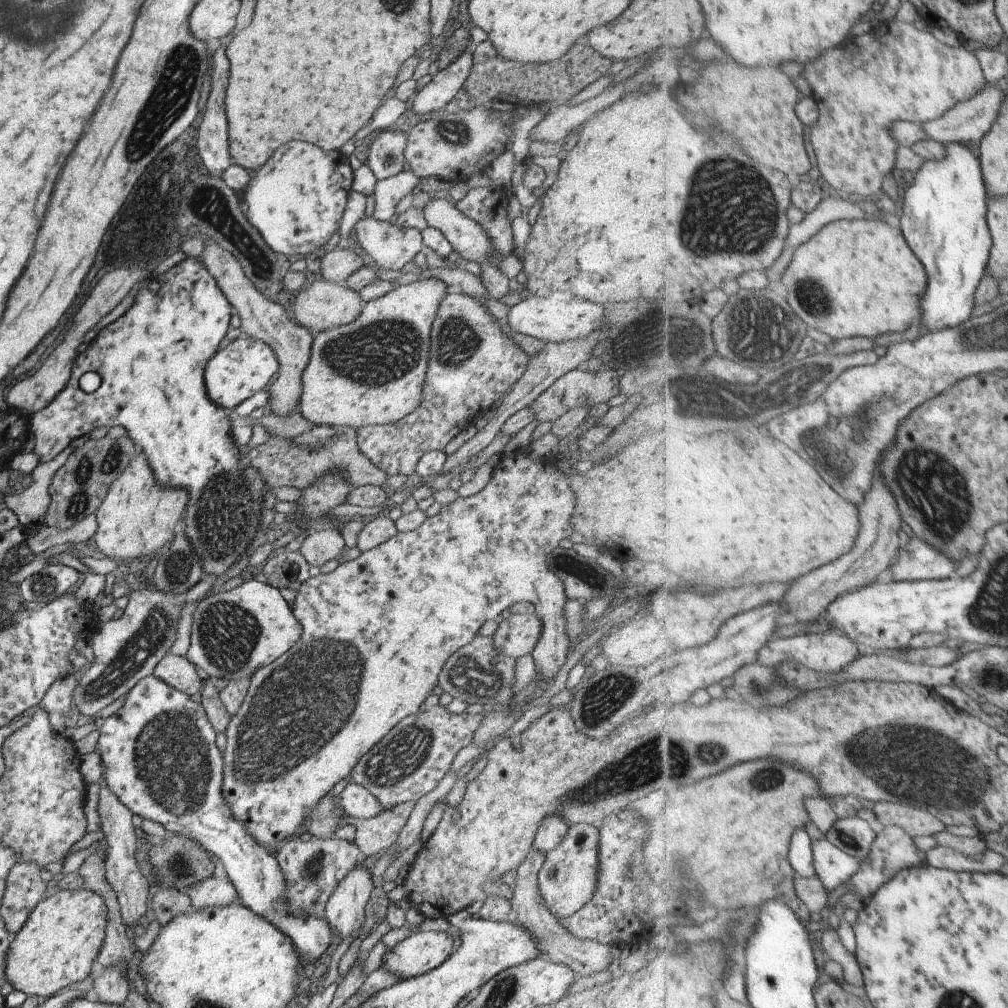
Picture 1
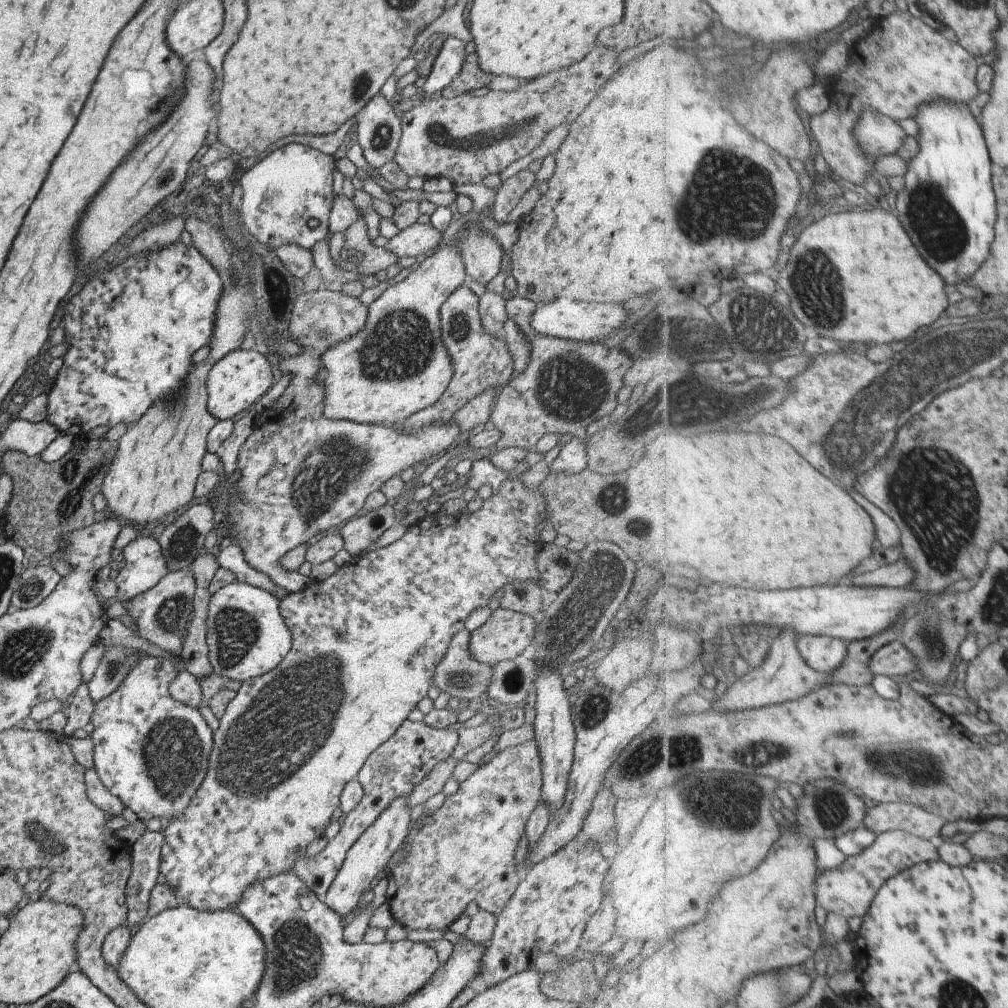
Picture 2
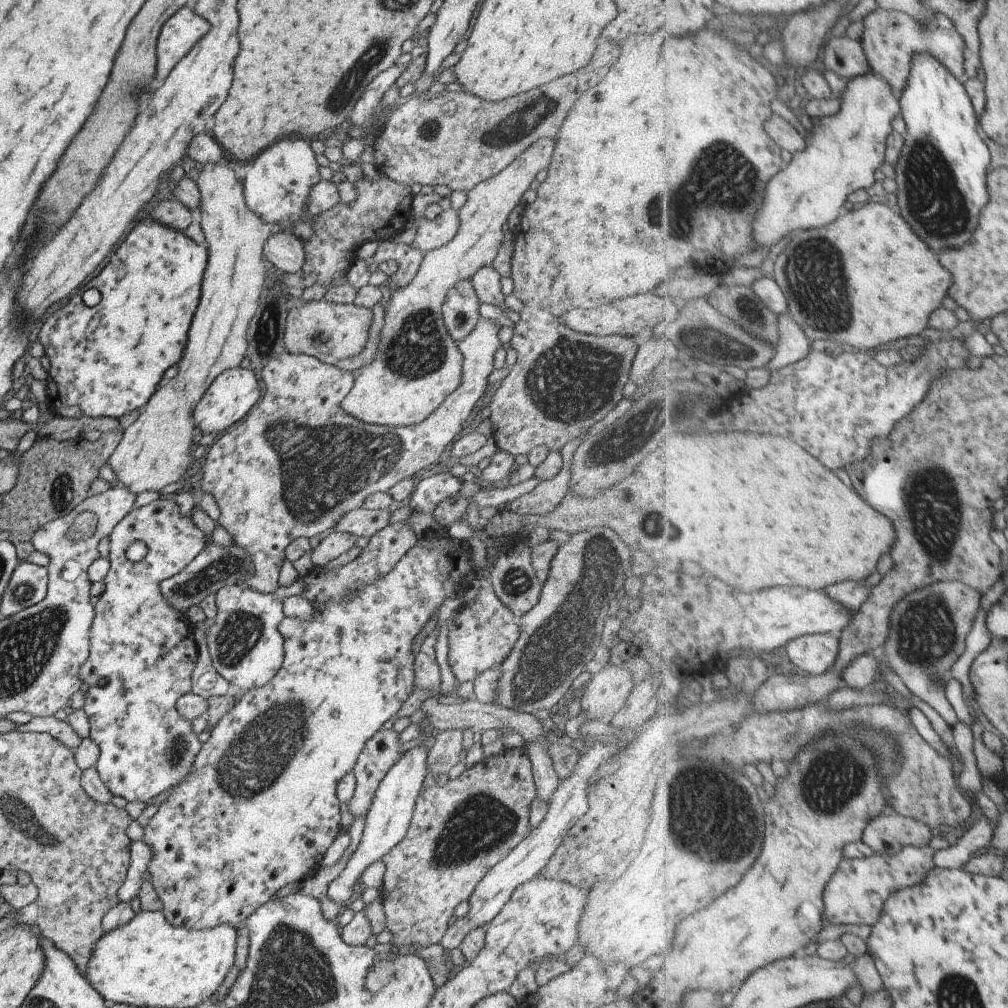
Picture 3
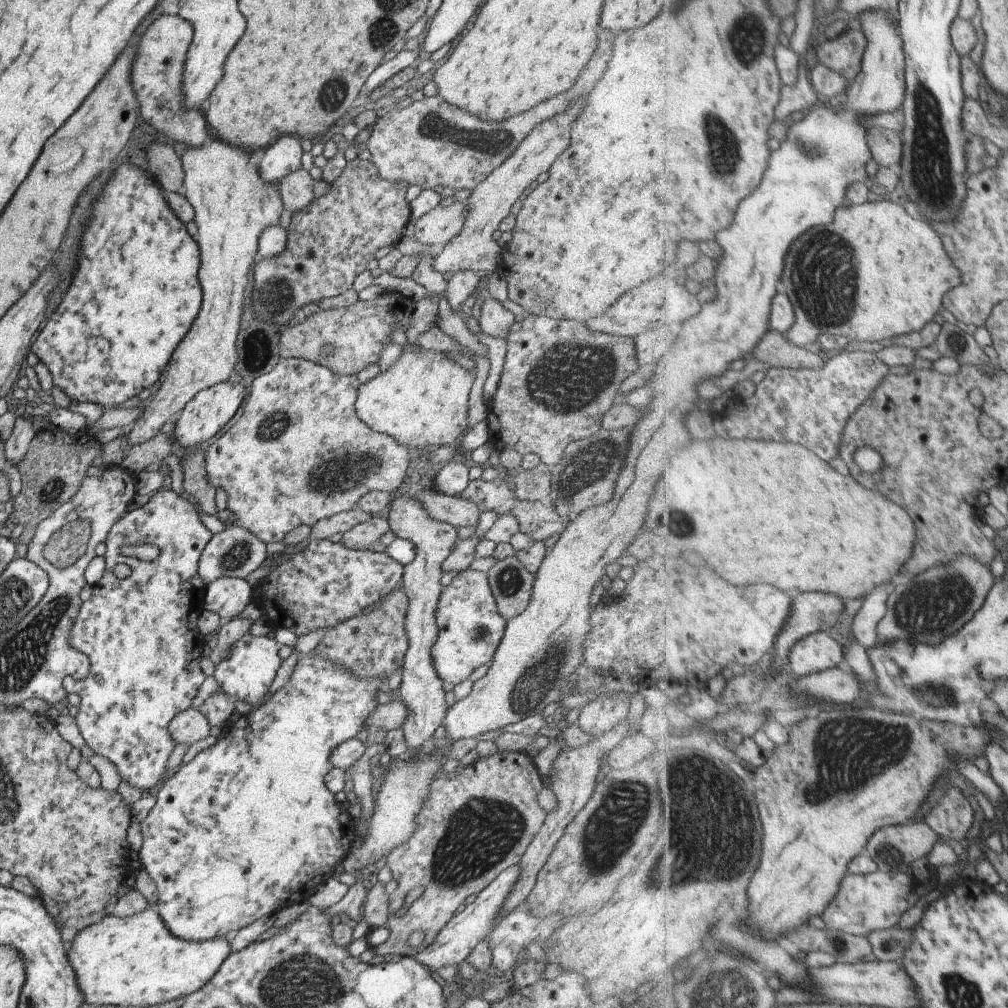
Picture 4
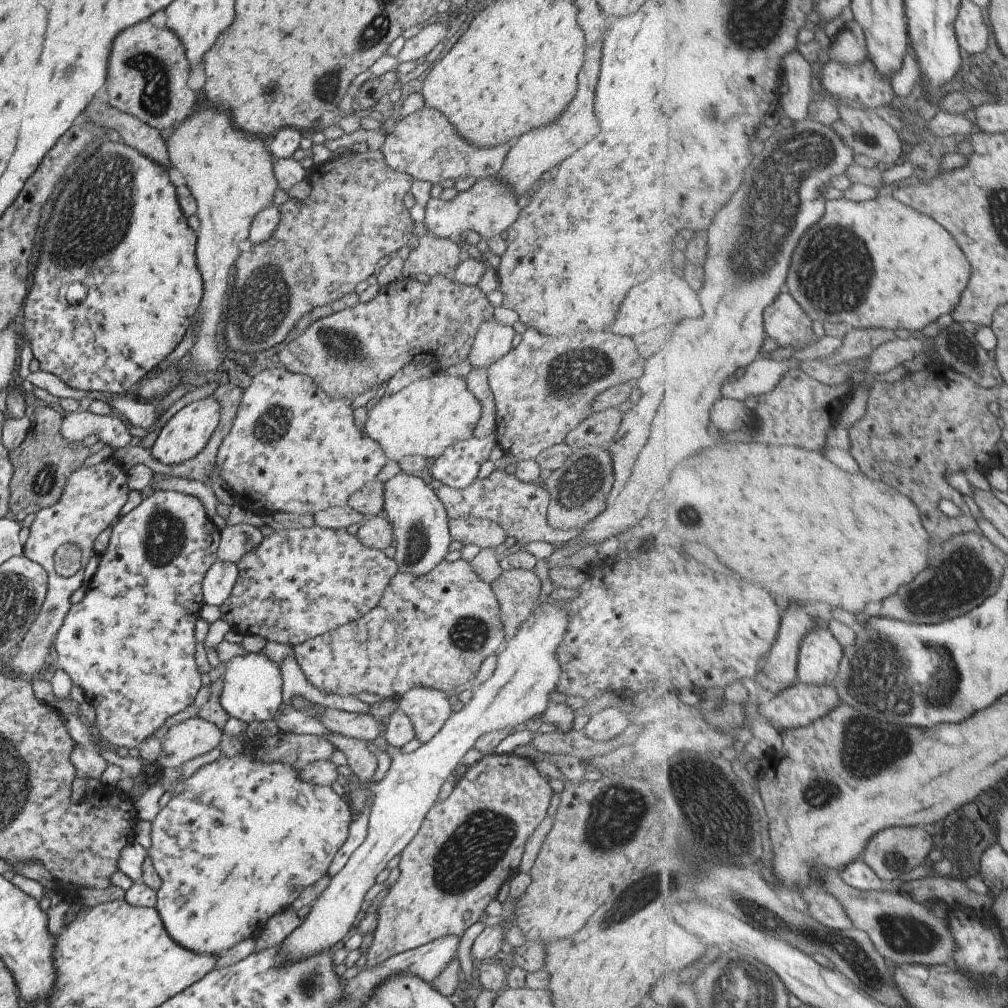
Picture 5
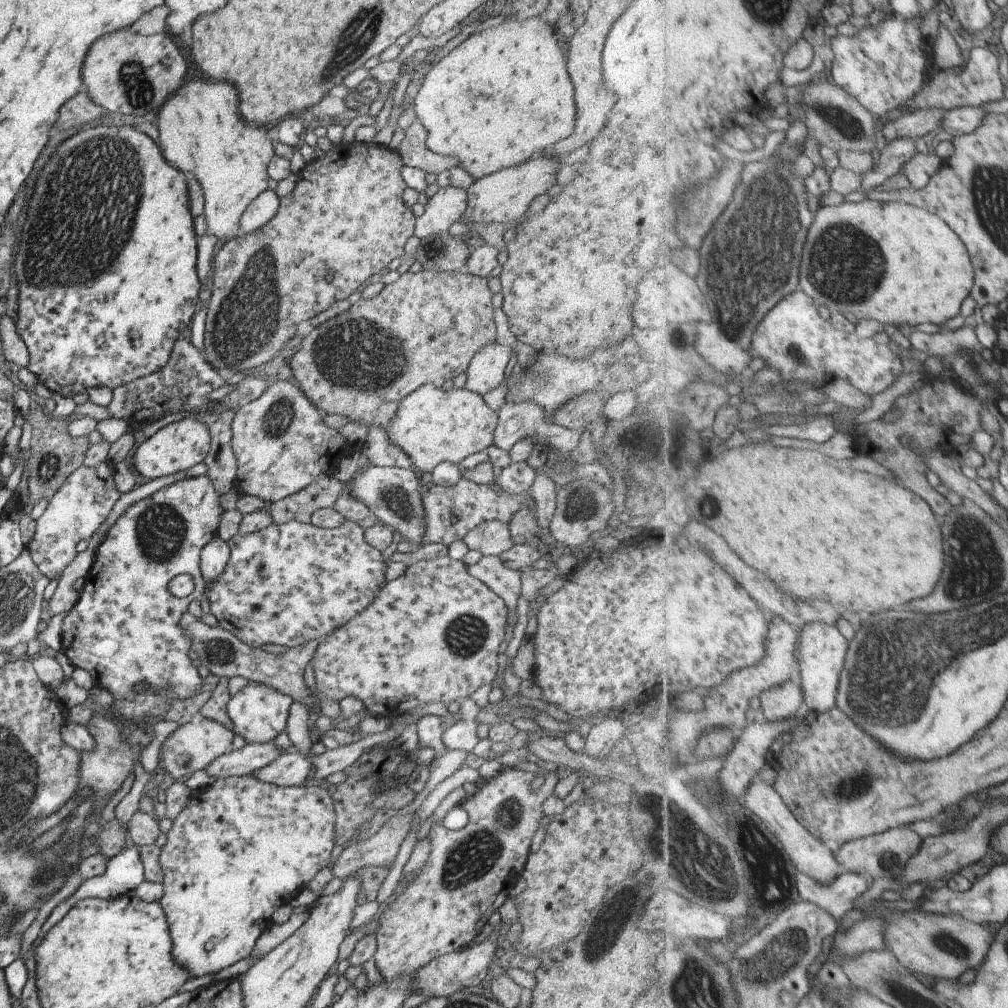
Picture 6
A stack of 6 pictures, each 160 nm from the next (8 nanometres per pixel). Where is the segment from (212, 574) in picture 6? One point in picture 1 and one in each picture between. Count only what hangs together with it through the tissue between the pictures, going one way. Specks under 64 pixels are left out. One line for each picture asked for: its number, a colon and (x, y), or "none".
1: (233, 633)
2: (246, 637)
3: (244, 646)
4: (227, 597)
5: (216, 584)

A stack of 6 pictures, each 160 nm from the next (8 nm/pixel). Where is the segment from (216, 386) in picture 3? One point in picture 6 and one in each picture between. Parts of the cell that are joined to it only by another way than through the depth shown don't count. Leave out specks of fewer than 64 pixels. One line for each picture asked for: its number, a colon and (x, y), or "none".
4: (207, 413)
5: (184, 434)
6: (179, 445)

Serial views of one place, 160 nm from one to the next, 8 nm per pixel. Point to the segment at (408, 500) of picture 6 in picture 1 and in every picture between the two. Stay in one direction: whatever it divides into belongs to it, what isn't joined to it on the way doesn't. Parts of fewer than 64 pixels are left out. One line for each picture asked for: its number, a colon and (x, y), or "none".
1: (344, 912)
2: (370, 852)
3: (387, 818)
4: (420, 689)
5: (419, 523)

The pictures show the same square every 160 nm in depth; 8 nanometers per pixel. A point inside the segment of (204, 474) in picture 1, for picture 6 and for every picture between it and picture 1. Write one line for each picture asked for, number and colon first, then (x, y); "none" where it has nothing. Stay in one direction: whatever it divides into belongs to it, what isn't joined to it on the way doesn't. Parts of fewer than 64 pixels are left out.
2: (130, 331)
3: (105, 360)
4: (134, 293)
5: (134, 253)
6: (80, 331)

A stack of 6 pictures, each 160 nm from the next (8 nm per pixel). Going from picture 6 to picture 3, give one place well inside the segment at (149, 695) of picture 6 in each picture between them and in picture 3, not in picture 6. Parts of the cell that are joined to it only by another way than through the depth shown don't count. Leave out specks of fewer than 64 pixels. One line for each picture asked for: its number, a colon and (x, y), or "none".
3: (141, 655)
4: (139, 633)
5: (128, 643)

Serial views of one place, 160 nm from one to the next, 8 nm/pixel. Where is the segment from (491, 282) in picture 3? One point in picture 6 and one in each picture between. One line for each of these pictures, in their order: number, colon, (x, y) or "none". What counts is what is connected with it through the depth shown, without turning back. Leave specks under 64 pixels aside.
4: (494, 320)
5: (491, 341)
6: (486, 369)

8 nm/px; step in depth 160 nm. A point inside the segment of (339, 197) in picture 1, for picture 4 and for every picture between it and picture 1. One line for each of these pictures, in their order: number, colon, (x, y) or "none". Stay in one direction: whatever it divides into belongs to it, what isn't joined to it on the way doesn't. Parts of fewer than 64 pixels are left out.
2: (285, 197)
3: (275, 187)
4: (284, 156)

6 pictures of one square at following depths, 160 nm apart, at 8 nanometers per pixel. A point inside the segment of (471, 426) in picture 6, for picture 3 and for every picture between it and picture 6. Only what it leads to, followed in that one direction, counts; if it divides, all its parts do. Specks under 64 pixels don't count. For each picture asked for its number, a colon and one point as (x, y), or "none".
3: (417, 364)
4: (420, 400)
5: (424, 418)

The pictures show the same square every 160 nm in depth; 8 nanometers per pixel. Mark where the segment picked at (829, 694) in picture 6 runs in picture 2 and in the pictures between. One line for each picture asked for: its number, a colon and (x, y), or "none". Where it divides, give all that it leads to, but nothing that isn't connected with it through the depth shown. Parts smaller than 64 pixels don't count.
2: (825, 654)
3: (817, 654)
4: (817, 653)
5: (821, 654)

